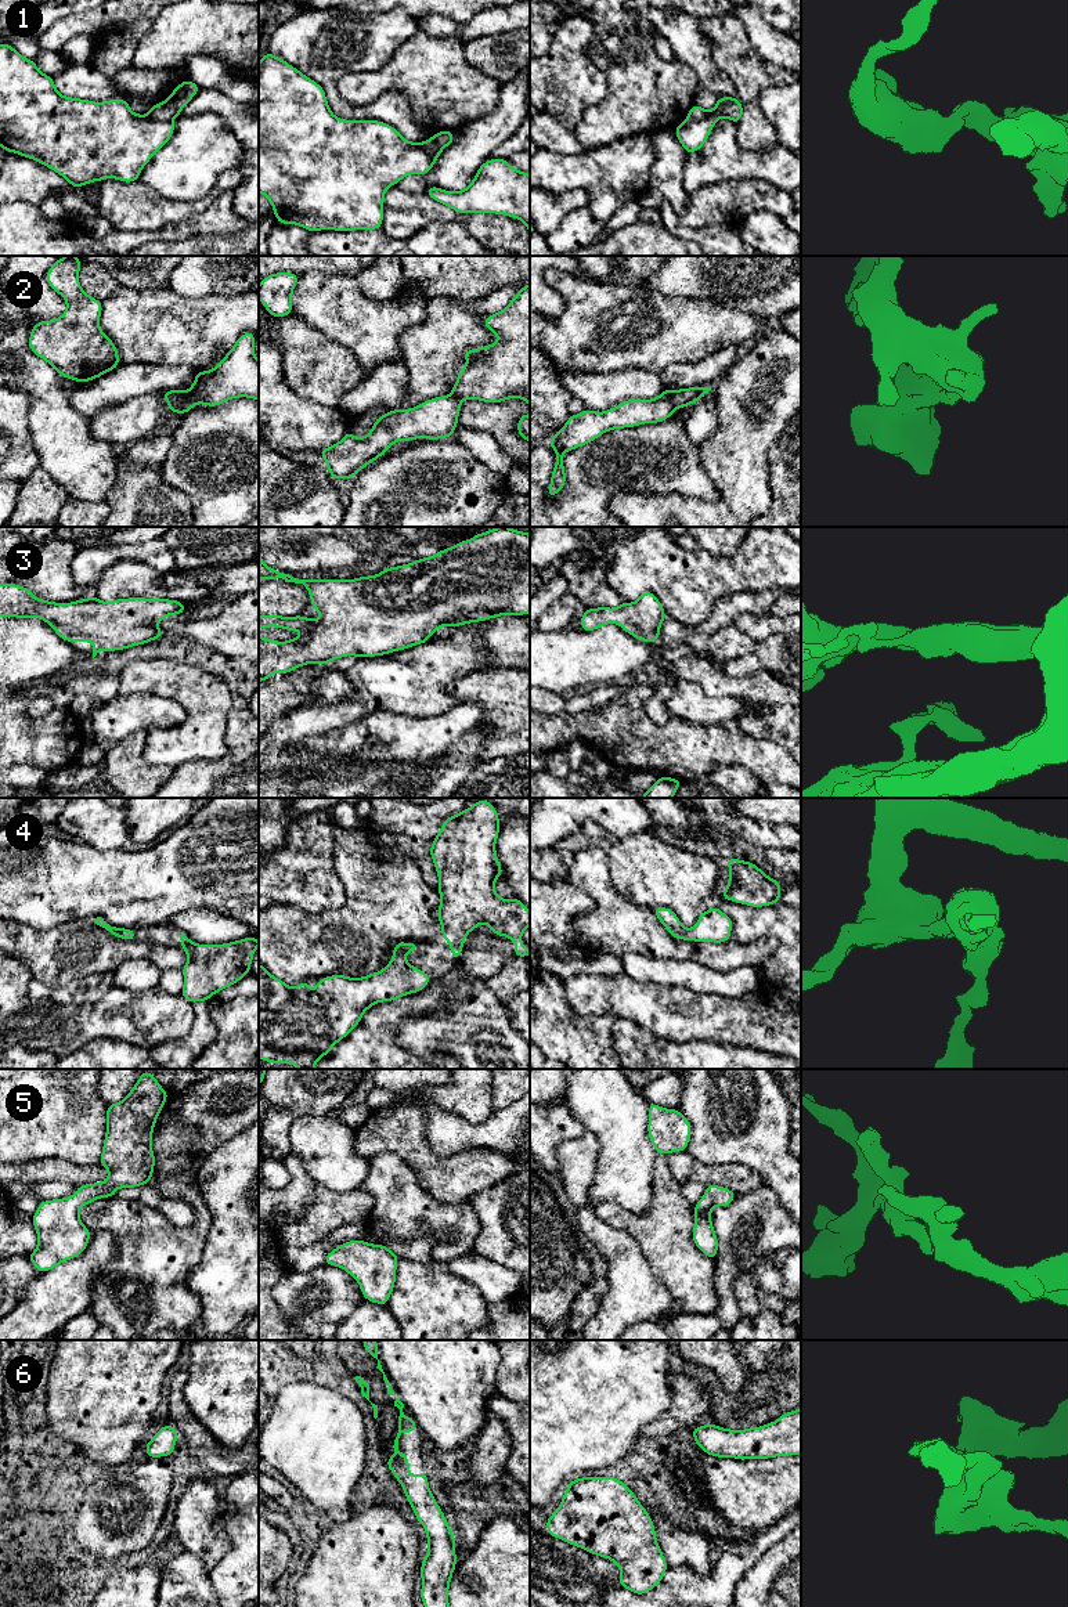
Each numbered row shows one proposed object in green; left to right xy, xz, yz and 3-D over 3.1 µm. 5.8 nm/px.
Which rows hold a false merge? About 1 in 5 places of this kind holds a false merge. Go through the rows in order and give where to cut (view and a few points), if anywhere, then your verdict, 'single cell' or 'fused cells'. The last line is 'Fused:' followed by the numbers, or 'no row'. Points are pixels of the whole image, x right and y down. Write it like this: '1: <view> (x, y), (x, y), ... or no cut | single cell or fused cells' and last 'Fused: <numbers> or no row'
1: yz (718, 116), (709, 115), (697, 121), (686, 121) | fused cells
2: xy (186, 392), (186, 400), (179, 411) | fused cells
3: no cut | single cell
4: no cut | single cell
5: no cut | single cell
6: no cut | single cell
Fused: 1, 2

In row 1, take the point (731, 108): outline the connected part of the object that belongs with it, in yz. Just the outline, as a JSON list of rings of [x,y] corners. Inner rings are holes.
[[[721,97],[712,111],[703,109],[700,105],[693,104],[686,120],[700,120],[710,115],[717,115],[718,118],[726,118],[735,123],[739,123],[743,118],[743,105],[740,100],[733,97]]]

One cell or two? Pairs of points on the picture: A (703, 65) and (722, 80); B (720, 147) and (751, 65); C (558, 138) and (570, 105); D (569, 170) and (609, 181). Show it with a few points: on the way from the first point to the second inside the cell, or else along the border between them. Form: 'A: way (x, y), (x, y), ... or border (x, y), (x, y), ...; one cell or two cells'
A: way (707, 69), (718, 80); one cell
B: border (736, 123), (736, 143), (742, 148), (754, 151); two cells
C: border (544, 112), (552, 114), (573, 132); two cells
D: way (578, 170), (599, 172); one cell

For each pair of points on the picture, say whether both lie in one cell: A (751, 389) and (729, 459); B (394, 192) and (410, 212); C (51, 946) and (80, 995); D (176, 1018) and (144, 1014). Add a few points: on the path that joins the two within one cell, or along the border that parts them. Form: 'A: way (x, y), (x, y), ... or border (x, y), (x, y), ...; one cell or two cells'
A: way (751, 407), (750, 421), (740, 441); one cell
B: way (394, 197), (406, 208); one cell
C: border (104, 972), (74, 978), (56, 989); two cells
D: way (168, 1017), (152, 1017); one cell

